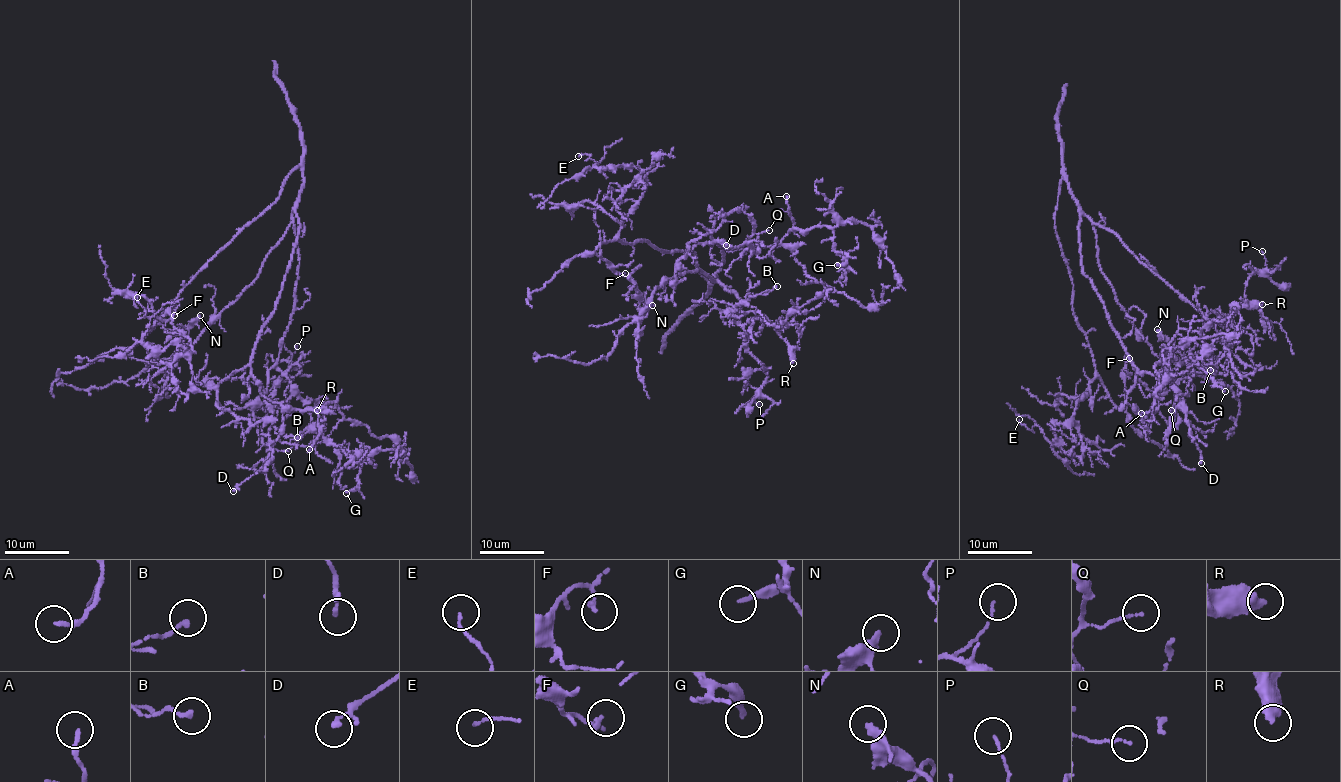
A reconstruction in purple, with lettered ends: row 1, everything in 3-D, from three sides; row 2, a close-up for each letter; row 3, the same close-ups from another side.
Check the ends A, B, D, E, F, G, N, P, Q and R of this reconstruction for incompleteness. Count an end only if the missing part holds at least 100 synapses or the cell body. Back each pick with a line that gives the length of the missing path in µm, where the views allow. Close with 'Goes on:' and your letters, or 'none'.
Goes on: none

